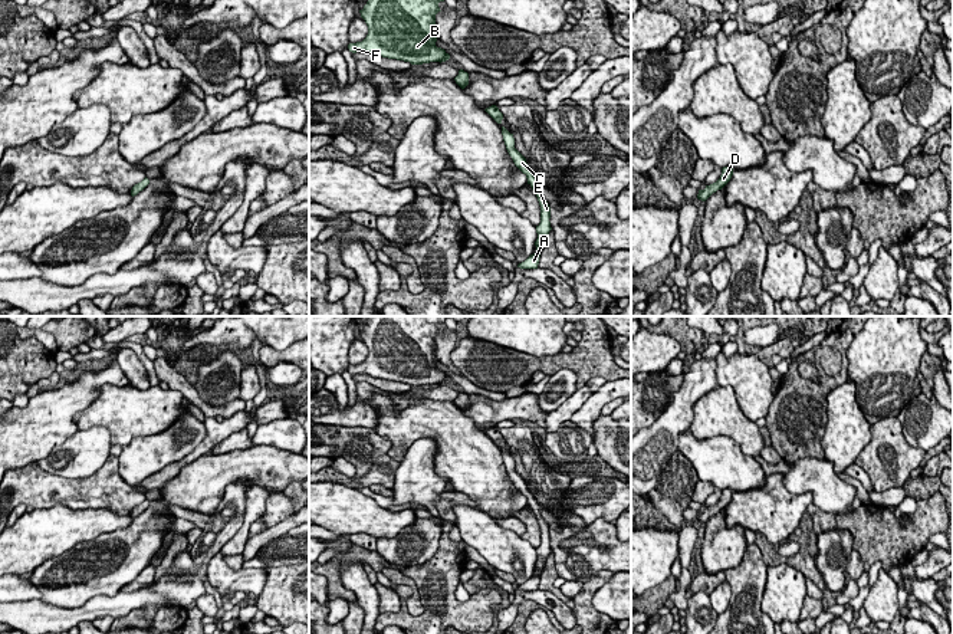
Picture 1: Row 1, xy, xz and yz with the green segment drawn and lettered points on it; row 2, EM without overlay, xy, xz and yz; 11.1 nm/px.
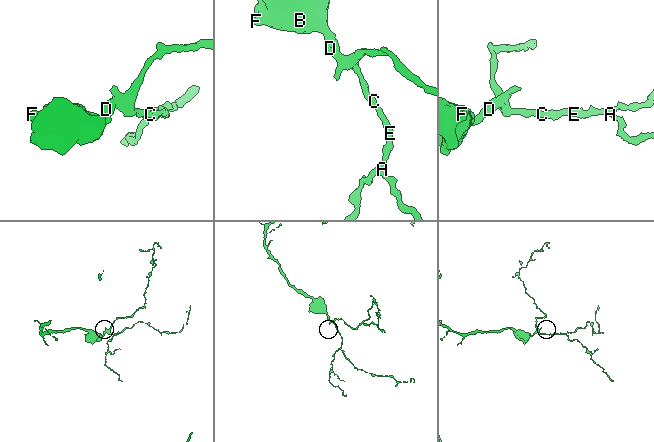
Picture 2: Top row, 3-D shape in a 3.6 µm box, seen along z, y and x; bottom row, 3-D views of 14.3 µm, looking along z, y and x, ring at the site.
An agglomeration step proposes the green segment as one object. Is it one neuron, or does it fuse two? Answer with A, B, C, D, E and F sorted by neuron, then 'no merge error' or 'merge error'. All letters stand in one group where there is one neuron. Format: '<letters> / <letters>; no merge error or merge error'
A B C D E F; no merge error

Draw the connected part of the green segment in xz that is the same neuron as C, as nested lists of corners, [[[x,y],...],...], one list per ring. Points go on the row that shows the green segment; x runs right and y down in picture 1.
[[[502,127],[502,135],[509,155],[512,157],[515,165],[526,175],[528,184],[535,191],[540,206],[540,223],[536,226],[538,239],[535,242],[536,250],[539,250],[540,247],[543,247],[546,237],[552,230],[549,221],[551,207],[540,193],[540,185],[538,178],[528,167],[526,158],[515,148],[513,134],[510,134],[505,127]]]

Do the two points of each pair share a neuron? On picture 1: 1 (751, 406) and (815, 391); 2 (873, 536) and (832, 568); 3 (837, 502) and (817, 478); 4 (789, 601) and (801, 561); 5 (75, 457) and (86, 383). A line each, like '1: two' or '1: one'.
1: two
2: two
3: one
4: two
5: two

